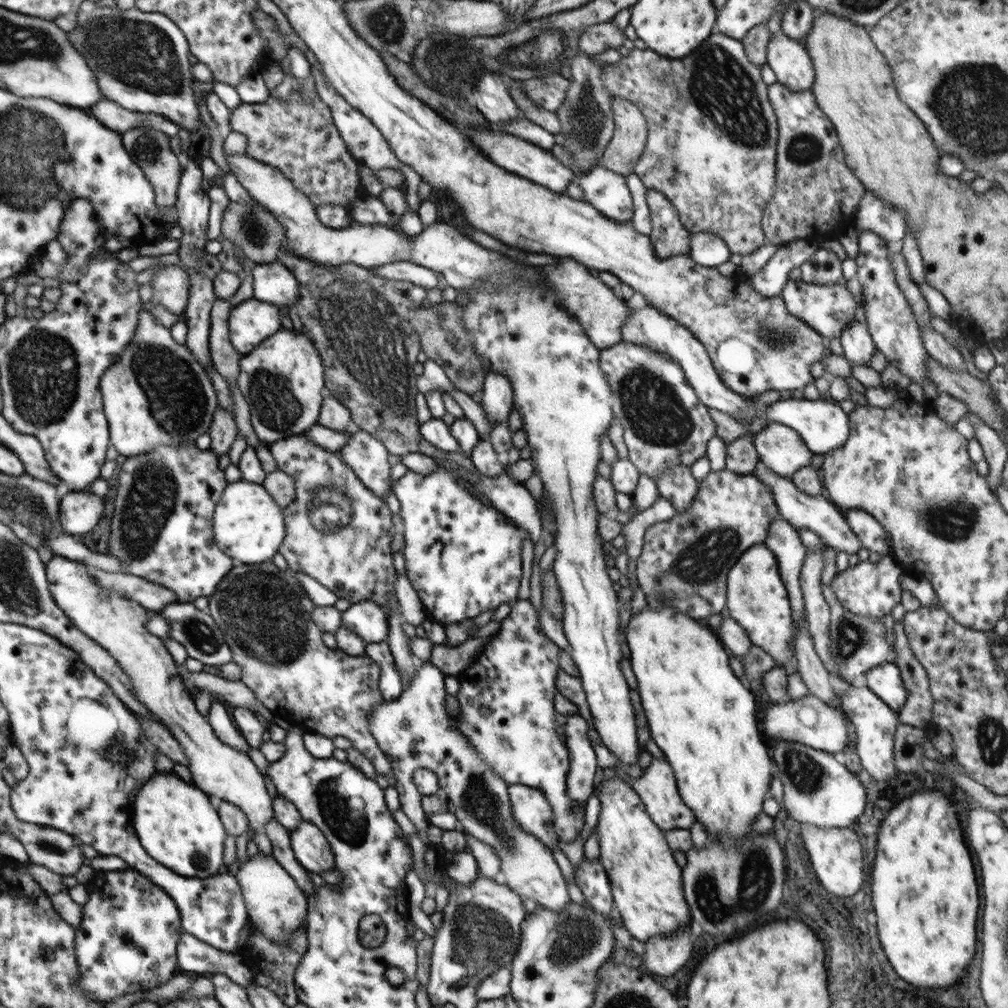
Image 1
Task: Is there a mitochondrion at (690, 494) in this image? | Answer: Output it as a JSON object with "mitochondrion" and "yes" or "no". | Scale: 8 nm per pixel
{"mitochondrion":"no"}

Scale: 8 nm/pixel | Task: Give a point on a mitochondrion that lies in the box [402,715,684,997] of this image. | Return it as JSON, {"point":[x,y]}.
{"point":[482,936]}

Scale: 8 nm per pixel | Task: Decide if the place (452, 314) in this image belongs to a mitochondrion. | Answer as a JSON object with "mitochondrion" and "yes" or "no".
{"mitochondrion":"no"}

